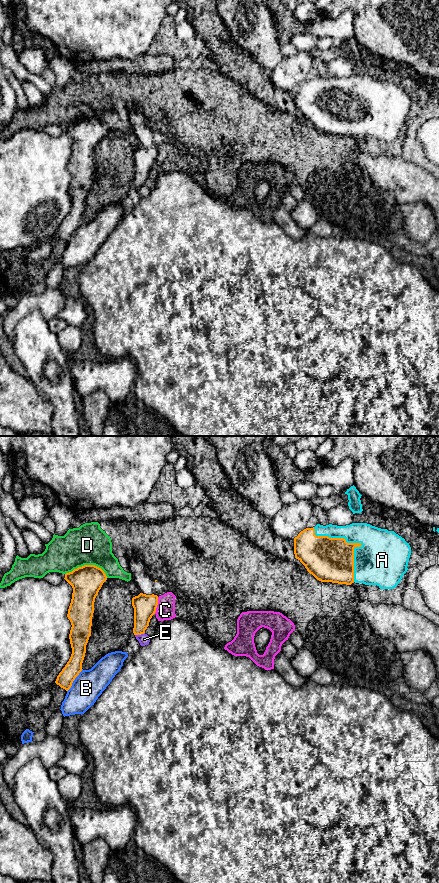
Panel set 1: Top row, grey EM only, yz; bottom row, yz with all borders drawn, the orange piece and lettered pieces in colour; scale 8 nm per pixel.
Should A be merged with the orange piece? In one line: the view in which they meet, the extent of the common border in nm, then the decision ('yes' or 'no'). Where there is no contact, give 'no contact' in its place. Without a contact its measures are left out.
yz | 550 nm | yes

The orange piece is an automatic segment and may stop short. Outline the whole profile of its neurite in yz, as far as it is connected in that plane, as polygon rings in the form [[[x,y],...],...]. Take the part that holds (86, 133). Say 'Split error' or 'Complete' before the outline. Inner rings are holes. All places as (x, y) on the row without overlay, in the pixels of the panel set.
Complete. [[[84,117],[66,125],[64,131],[73,140],[67,166],[72,177],[69,186],[72,206],[55,235],[68,243],[82,223],[86,197],[91,188],[95,150],[107,132],[107,128],[101,120],[95,117]]]

